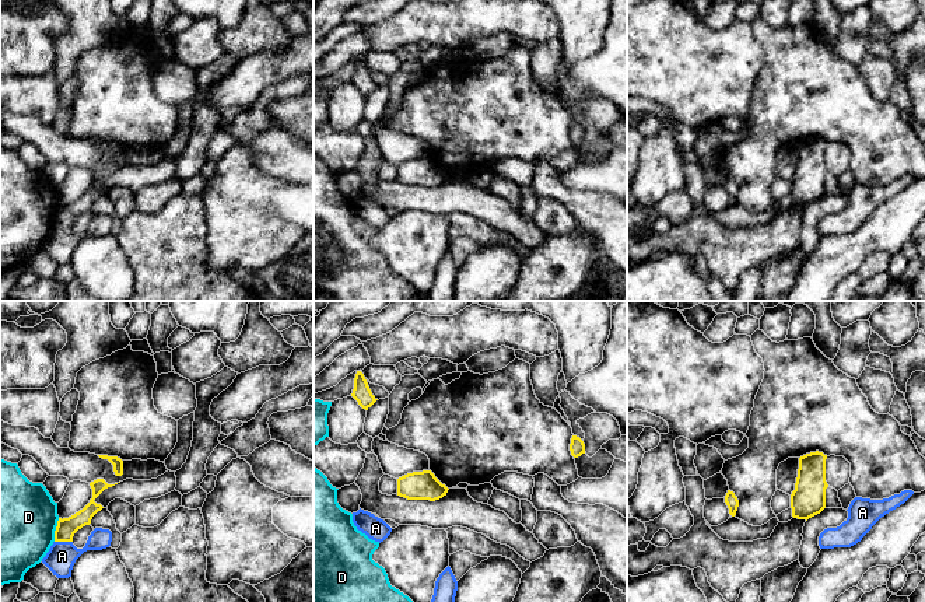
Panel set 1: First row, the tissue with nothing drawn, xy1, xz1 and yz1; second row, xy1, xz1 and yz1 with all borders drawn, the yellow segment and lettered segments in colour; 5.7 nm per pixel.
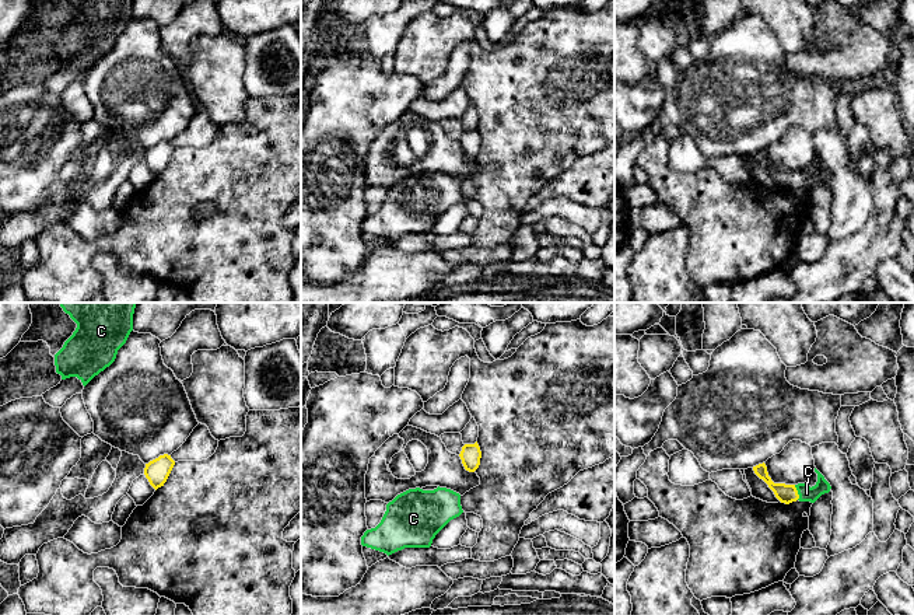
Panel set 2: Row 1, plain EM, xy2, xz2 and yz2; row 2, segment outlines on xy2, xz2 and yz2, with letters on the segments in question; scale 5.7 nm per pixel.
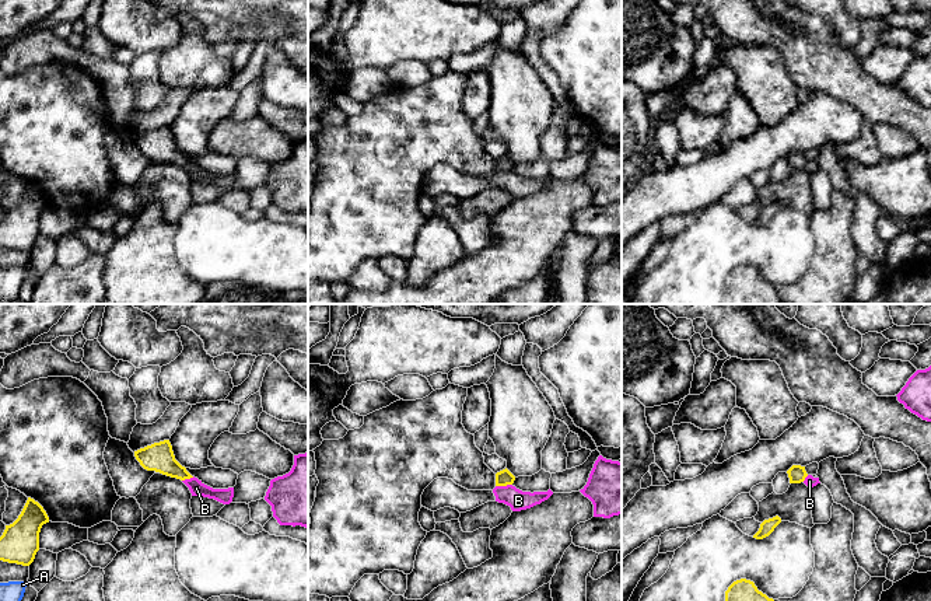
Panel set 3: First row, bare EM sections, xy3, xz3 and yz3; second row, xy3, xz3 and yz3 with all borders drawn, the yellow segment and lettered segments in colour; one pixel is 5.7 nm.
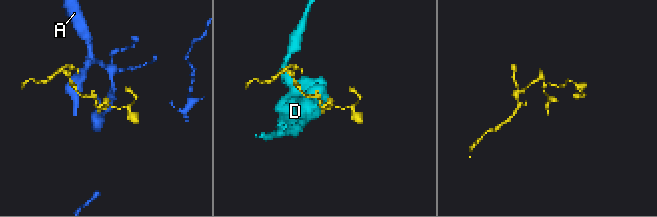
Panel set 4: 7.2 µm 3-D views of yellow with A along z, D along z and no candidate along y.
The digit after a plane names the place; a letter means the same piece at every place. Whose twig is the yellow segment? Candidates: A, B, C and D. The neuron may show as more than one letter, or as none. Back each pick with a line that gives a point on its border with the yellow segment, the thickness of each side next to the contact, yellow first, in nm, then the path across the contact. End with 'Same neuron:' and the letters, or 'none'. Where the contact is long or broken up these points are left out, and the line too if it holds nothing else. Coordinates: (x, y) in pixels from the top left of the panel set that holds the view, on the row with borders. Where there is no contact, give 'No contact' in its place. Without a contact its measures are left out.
C: Touches yellow at yz2 (797, 492). Thickness 110 nm (yellow) against 90 nm. Path across: yz2 (785, 493), (797, 492), (806, 493)
Same neuron: C

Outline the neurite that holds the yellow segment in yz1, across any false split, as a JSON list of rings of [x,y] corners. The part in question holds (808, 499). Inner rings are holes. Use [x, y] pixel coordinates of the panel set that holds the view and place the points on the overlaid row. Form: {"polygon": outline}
{"polygon": [[[810,452],[799,458],[795,490],[791,494],[792,517],[809,519],[826,508],[826,459],[823,452]]]}

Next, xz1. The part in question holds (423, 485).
{"polygon": [[[431,470],[413,472],[397,479],[397,496],[407,500],[435,501],[446,496],[448,490]]]}

